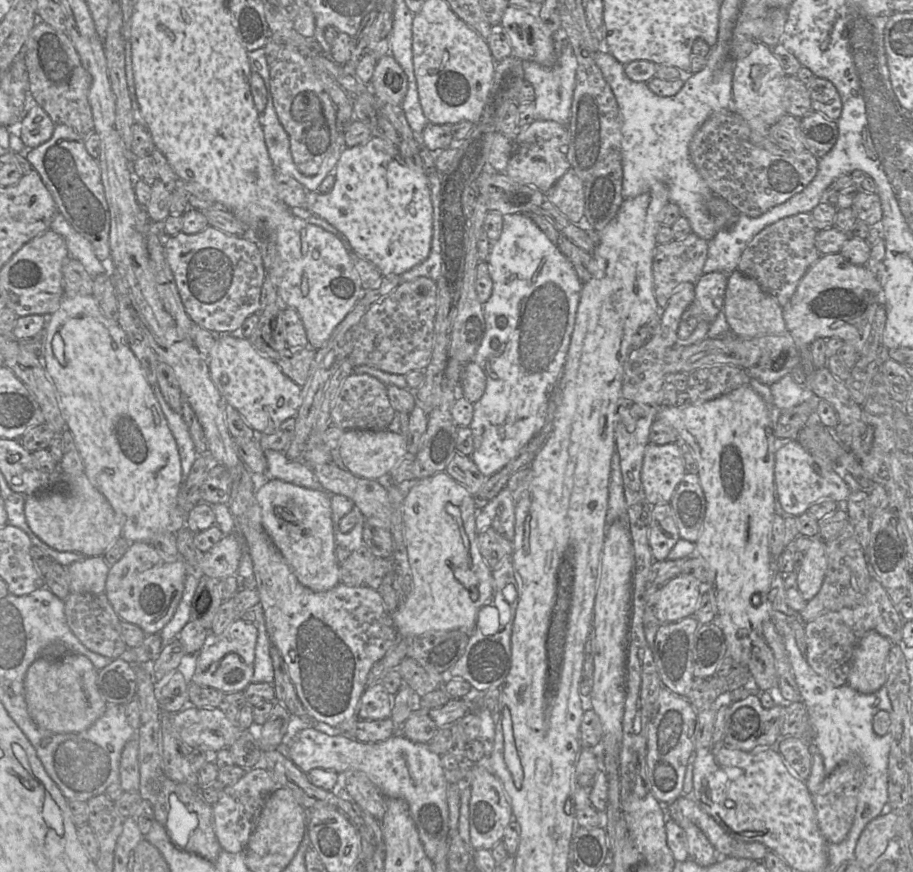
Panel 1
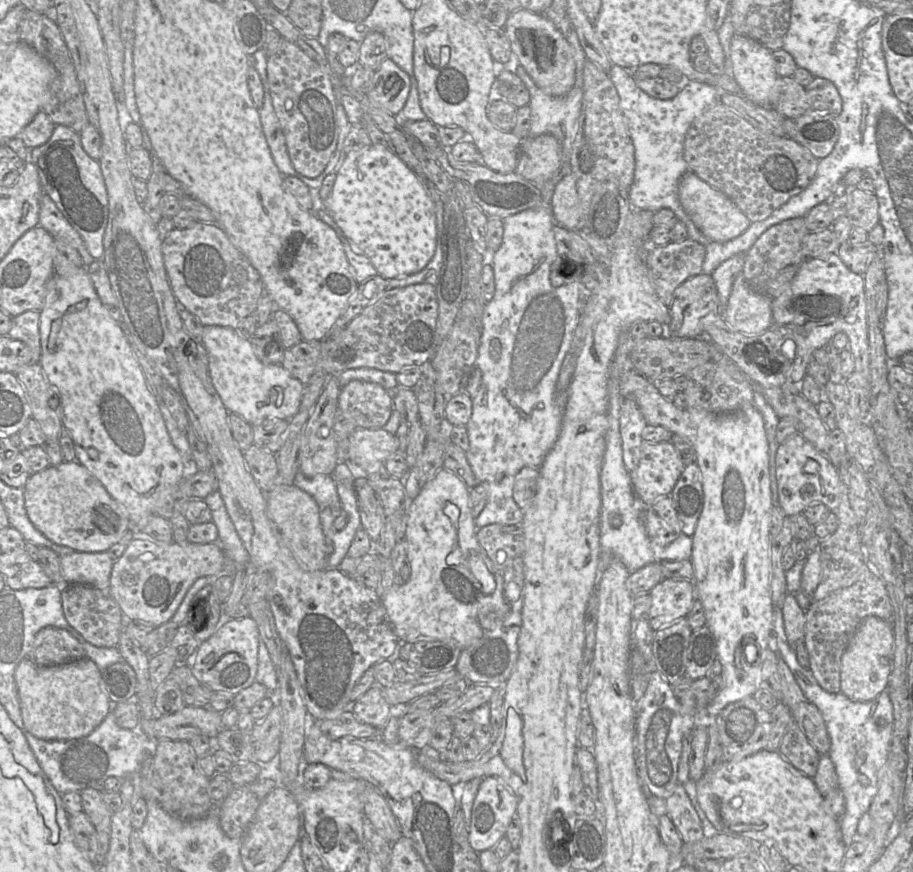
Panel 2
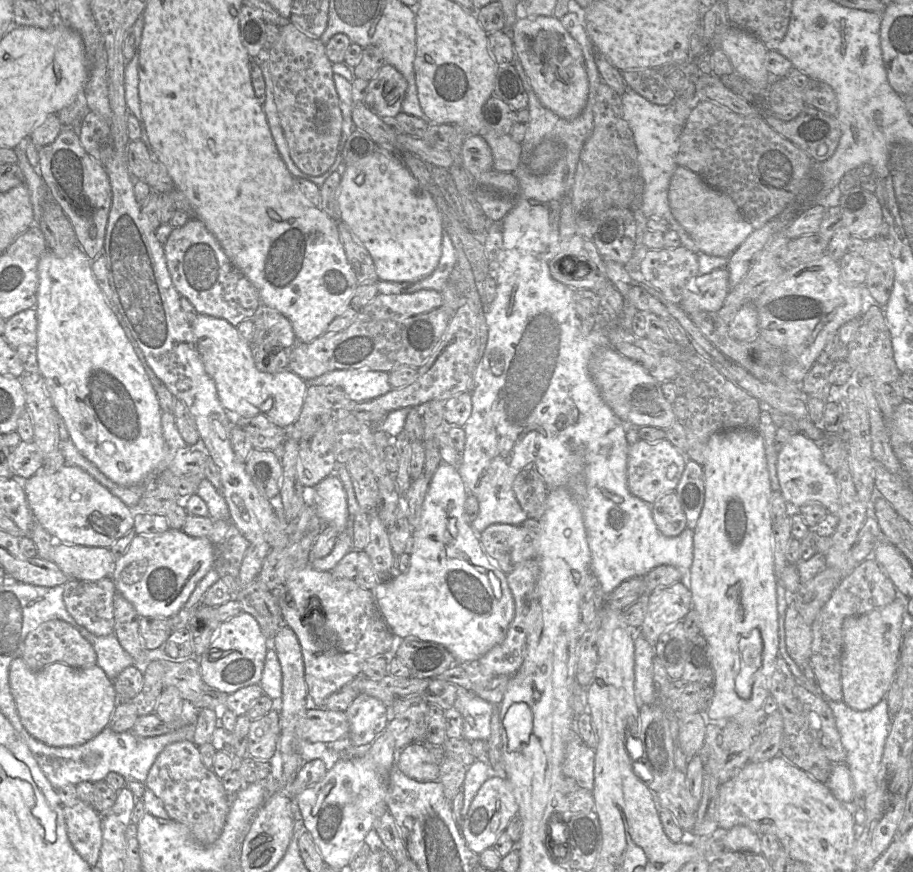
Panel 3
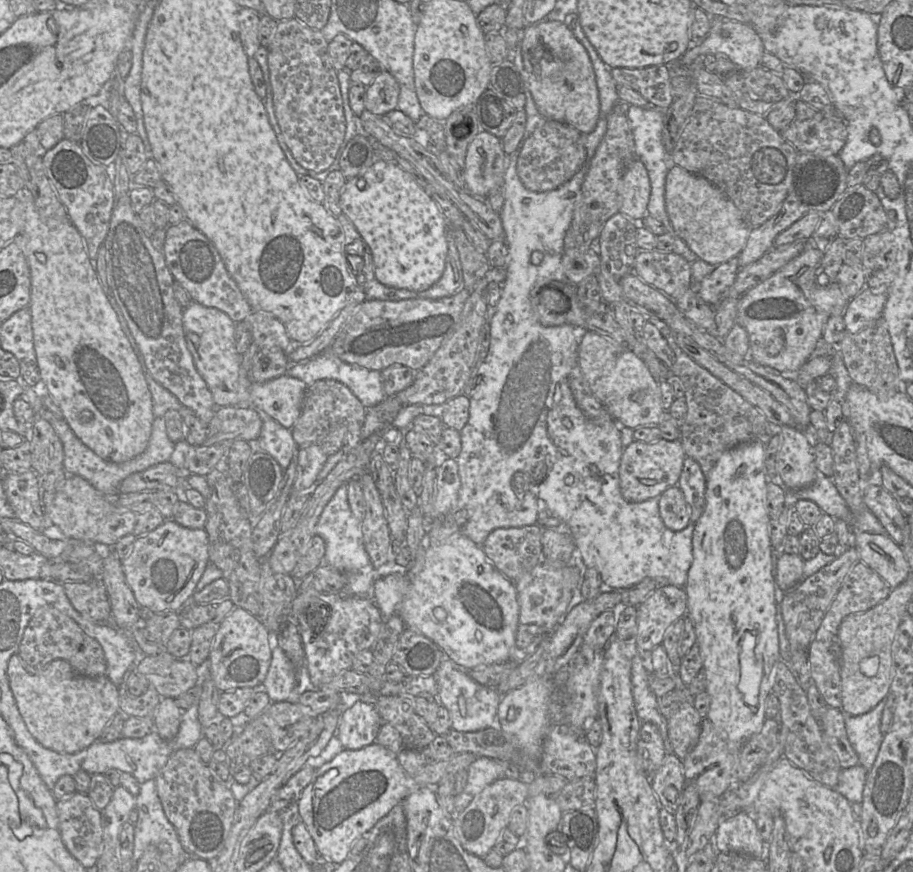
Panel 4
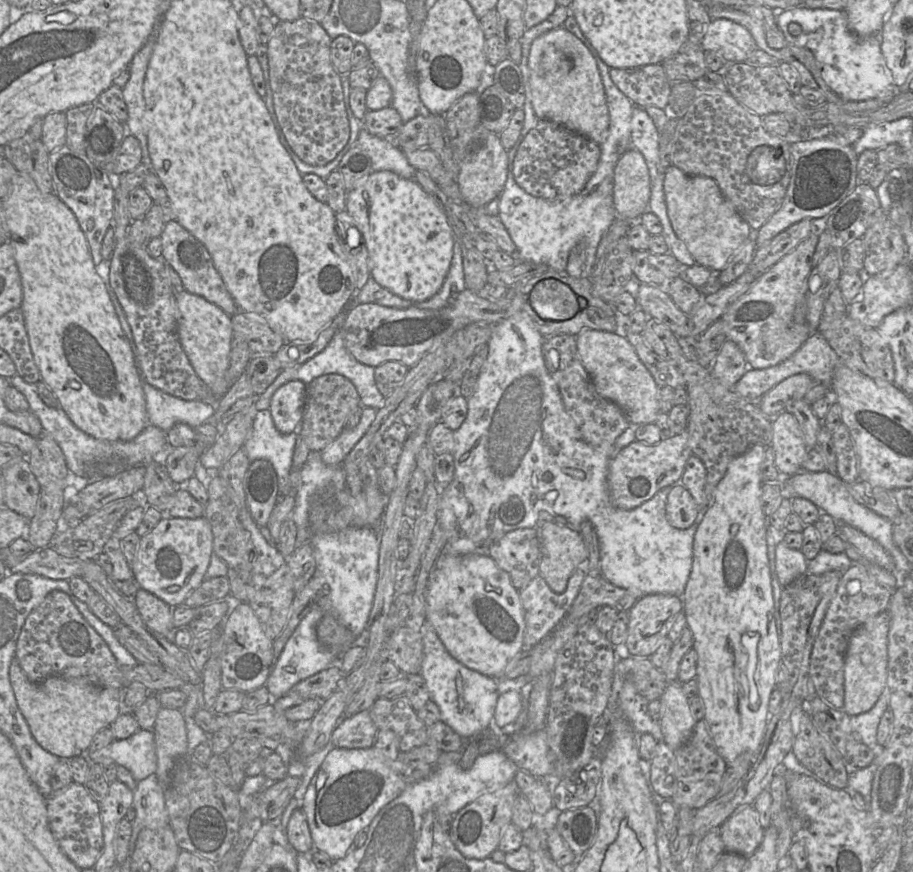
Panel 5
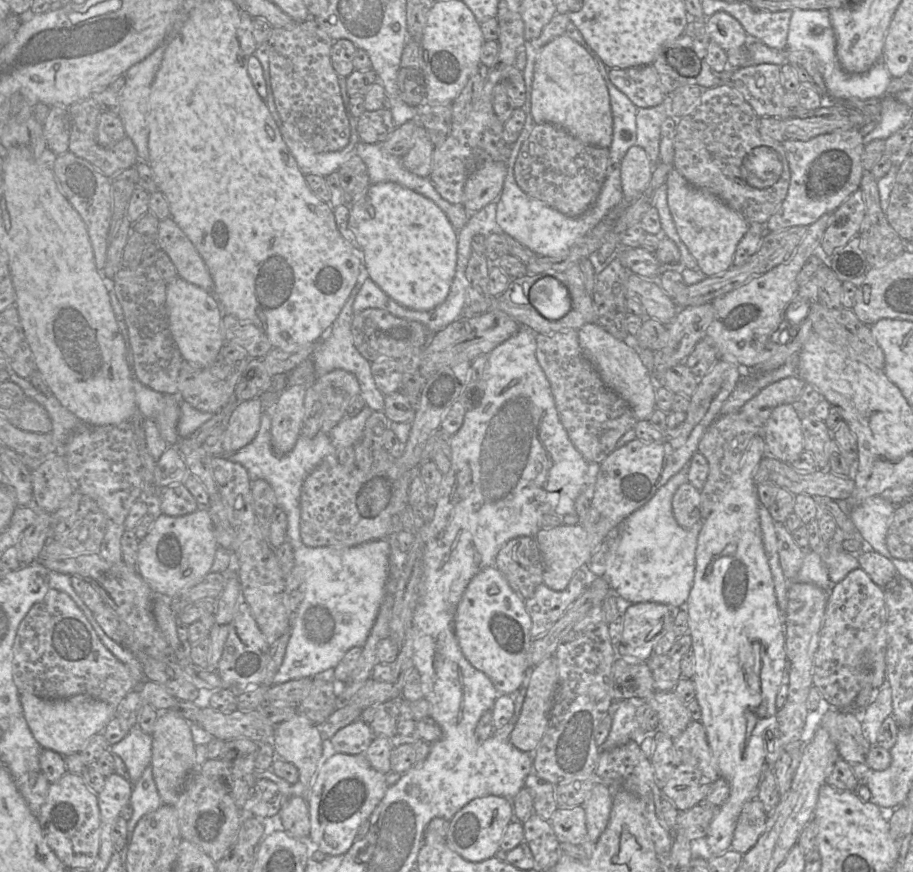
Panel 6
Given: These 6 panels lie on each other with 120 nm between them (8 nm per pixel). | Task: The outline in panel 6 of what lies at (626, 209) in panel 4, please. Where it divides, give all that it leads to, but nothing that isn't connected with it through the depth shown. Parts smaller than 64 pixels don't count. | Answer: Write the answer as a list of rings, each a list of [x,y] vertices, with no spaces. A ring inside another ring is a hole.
[[[629,148],[621,163],[621,185],[625,201],[633,202],[645,191],[654,167],[643,148]]]

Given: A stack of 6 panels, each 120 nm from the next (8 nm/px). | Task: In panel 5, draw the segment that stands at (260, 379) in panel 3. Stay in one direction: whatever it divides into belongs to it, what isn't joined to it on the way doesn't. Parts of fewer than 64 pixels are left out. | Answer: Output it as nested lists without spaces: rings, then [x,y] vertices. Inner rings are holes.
[[[183,290],[175,296],[177,333],[180,344],[196,375],[216,397],[230,388],[225,380],[229,367],[233,329],[231,316],[205,298]],[[299,380],[288,381],[273,393],[269,411],[280,433],[295,432],[299,436],[305,400],[306,385]]]

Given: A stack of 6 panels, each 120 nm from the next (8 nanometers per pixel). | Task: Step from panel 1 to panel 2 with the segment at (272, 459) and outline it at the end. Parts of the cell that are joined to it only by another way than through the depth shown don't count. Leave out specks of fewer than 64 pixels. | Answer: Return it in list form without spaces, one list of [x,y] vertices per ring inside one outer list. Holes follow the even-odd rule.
[[[298,471],[293,484],[311,495],[320,510],[325,507],[341,508],[336,483],[332,474],[318,474],[313,477],[306,477],[301,471]]]

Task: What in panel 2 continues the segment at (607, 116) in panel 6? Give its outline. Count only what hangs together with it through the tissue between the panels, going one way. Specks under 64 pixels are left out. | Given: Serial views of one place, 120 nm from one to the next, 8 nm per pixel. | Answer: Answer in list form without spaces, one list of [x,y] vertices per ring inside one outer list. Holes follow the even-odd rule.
[[[518,9],[510,13],[504,29],[518,62],[539,88],[558,97],[571,90],[575,83],[573,48],[553,22],[544,14]]]

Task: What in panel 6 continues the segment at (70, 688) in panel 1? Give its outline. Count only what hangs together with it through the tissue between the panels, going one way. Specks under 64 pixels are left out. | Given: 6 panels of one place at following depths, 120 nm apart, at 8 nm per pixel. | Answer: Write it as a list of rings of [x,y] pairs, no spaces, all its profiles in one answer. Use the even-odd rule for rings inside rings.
[[[21,692],[20,702],[27,724],[41,747],[63,756],[79,753],[89,739],[101,733],[116,716],[116,707],[87,694],[46,699],[29,692]]]

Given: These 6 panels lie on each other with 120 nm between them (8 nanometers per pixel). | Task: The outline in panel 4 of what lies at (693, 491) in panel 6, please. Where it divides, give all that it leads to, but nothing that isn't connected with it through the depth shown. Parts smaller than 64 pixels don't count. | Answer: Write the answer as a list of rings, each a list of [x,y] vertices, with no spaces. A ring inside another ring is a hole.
[[[678,485],[665,490],[658,504],[660,517],[668,529],[677,532],[690,524],[691,509]]]

